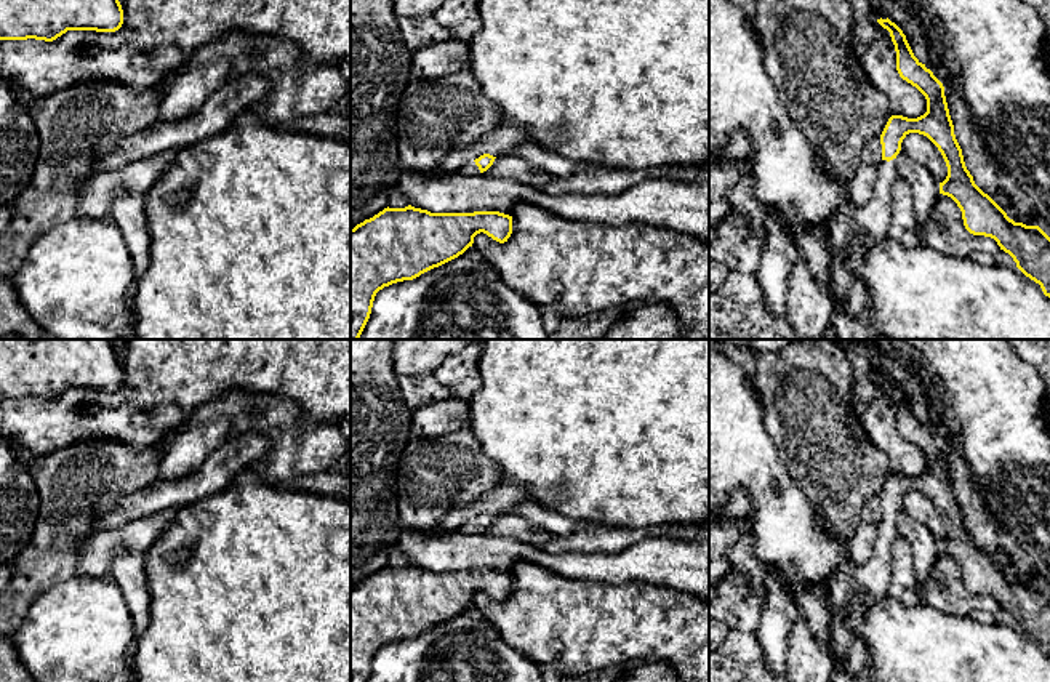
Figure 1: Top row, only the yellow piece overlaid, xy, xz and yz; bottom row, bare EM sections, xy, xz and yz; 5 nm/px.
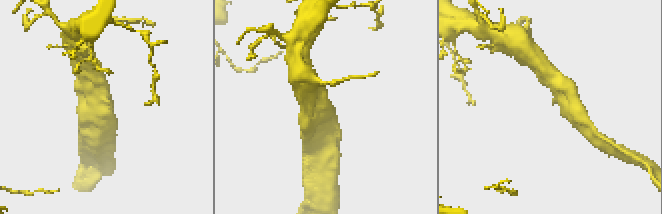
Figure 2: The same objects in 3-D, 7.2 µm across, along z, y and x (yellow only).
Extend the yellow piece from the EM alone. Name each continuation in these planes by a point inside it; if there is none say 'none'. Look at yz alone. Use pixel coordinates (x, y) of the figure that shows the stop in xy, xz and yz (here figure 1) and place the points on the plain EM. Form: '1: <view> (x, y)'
1: yz (871, 578)

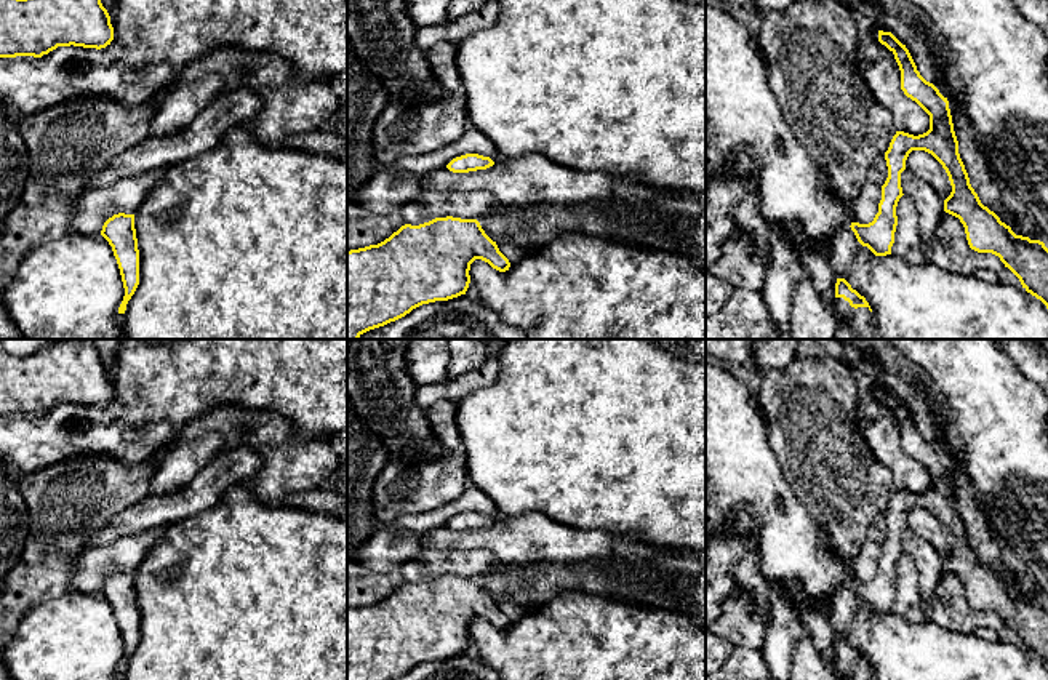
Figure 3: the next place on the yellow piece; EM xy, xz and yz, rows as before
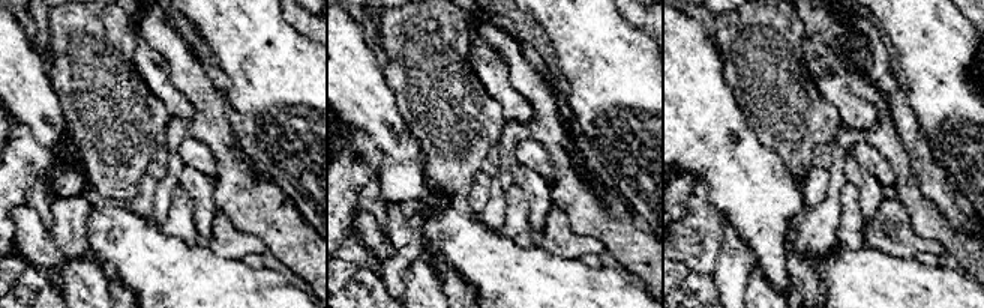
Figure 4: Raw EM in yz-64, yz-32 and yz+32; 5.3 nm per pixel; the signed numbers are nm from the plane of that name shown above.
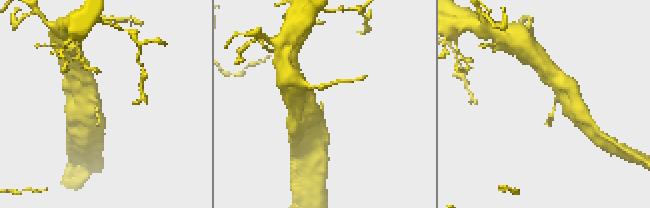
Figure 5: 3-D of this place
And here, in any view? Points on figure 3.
1: yz (840, 666)

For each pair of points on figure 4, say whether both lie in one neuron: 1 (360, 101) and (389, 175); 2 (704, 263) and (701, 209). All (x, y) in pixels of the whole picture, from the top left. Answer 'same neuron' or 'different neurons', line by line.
1: same neuron
2: same neuron

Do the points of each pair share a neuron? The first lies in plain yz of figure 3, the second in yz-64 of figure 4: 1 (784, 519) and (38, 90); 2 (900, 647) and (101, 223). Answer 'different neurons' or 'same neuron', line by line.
1: same neuron
2: same neuron

